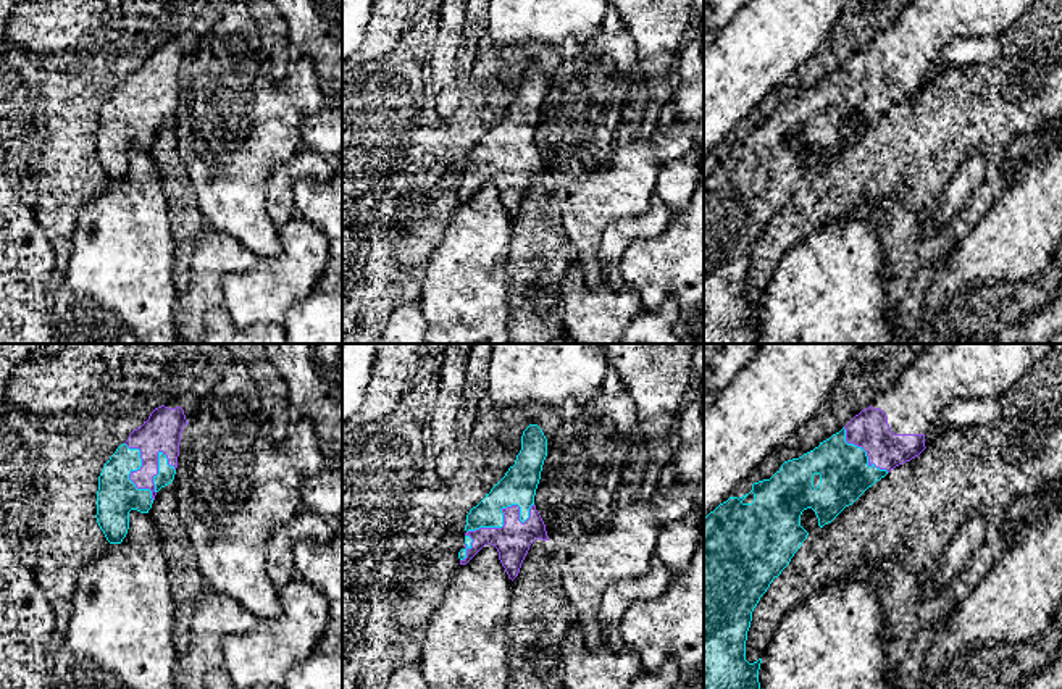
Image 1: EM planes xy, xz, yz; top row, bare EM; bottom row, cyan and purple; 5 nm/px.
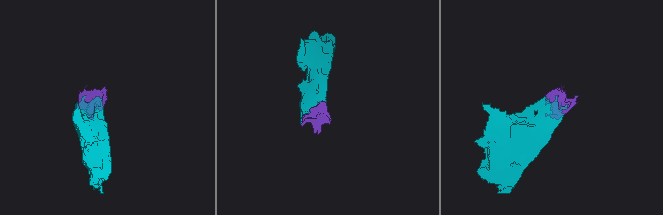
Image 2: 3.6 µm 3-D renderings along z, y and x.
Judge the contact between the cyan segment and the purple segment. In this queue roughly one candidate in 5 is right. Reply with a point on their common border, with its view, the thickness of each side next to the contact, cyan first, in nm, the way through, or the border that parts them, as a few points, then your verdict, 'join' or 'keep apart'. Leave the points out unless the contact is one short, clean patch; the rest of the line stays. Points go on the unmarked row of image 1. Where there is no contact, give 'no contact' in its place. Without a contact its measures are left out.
xy (133, 108) | 200/190 nm | join

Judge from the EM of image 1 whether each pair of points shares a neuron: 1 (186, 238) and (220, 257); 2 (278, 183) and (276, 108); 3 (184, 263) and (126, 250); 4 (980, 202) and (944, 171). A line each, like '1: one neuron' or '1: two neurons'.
1: two neurons
2: two neurons
3: two neurons
4: one neuron

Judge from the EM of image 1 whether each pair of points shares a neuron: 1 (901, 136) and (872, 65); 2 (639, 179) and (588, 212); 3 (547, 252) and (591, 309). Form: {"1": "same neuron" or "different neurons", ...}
{"1": "different neurons", "2": "same neuron", "3": "different neurons"}

